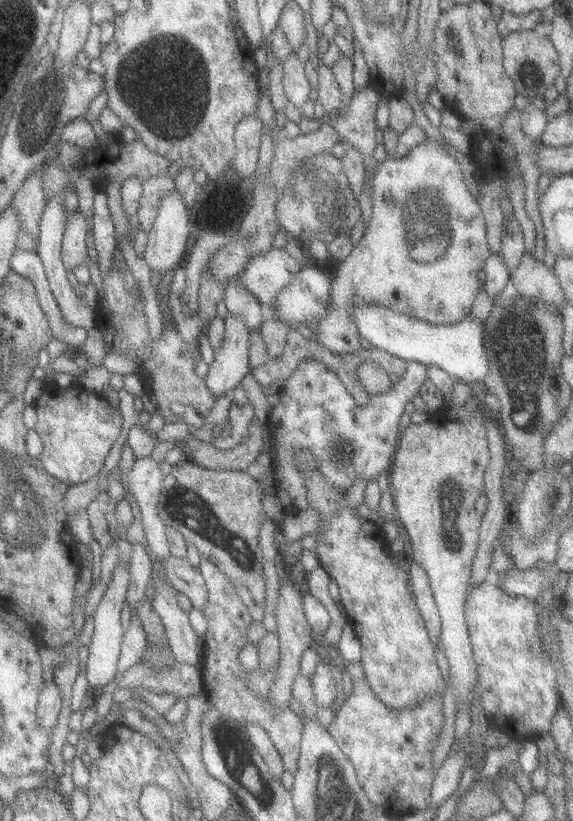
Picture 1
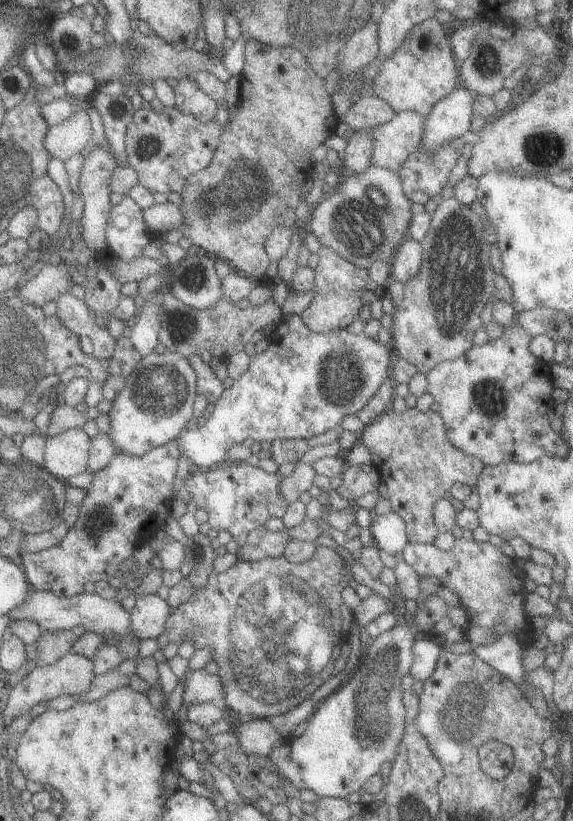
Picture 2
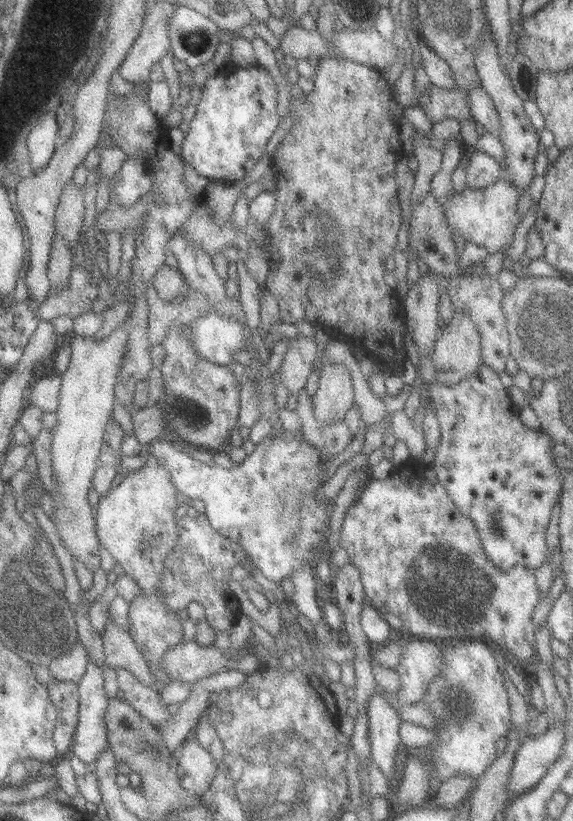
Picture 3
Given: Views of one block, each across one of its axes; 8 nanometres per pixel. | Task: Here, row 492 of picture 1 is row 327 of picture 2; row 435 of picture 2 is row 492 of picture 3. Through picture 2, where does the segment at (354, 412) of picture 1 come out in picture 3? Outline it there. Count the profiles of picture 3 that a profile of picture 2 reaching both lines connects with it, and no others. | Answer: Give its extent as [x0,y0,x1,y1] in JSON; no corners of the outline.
[145,431,329,585]

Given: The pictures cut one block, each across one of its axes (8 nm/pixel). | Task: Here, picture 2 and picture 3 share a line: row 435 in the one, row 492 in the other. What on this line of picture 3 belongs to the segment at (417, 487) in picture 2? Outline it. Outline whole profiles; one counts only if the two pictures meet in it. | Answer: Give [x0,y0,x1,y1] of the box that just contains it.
[337,460,539,666]

